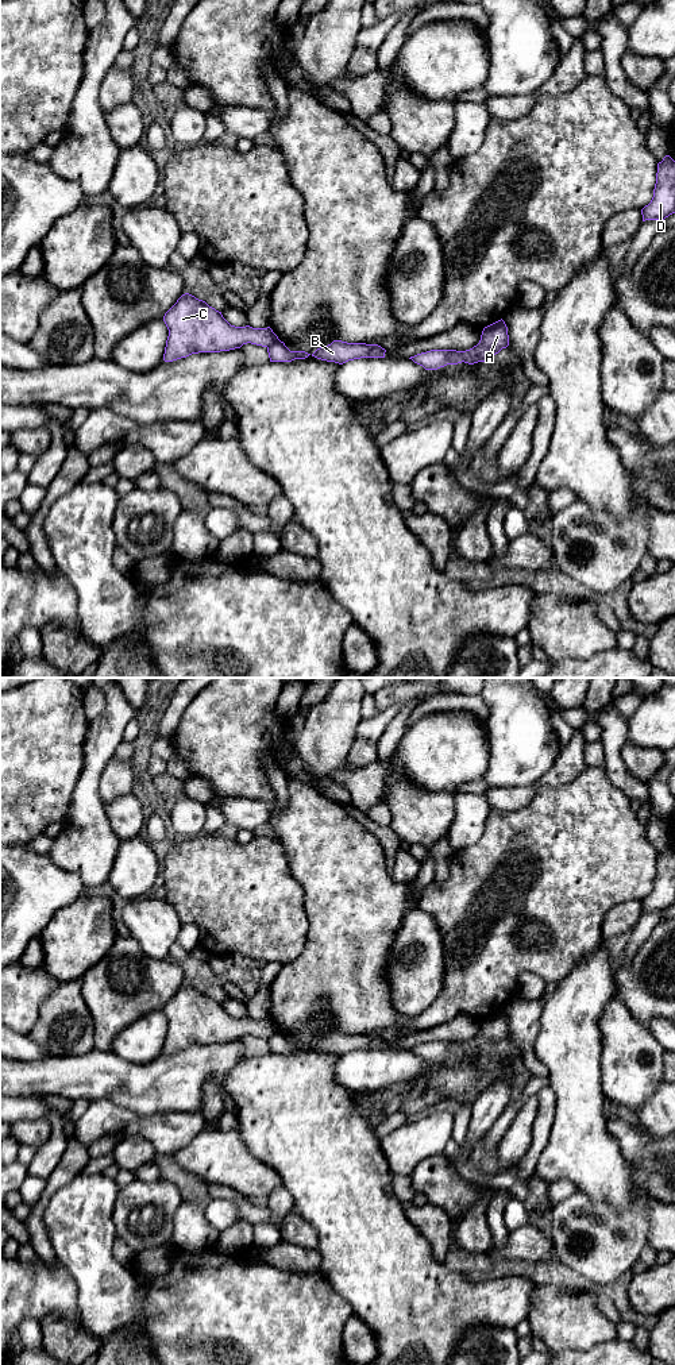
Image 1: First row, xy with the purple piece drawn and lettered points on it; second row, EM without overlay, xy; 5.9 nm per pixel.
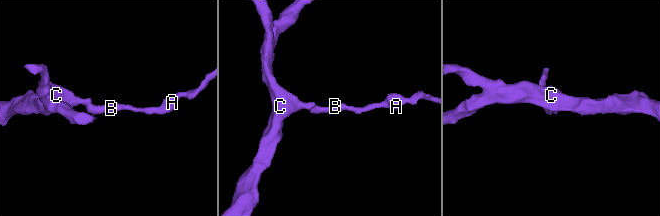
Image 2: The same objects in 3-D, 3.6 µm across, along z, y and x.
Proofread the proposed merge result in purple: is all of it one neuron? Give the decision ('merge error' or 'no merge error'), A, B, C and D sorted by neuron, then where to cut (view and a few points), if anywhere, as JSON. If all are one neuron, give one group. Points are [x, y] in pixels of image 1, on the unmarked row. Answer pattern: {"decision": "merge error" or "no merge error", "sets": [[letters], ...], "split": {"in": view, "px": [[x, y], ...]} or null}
{"decision": "merge error", "sets": [["A", "B", "D"], ["C"]], "split": {"in": "xy", "px": [[278, 1030], [267, 1038]]}}

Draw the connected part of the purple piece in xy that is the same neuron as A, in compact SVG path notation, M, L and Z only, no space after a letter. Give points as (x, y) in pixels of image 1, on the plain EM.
M501 1010L483 1019L481 1032L477 1037L466 1042L456 1041L431 1041L427 1044L410 1048L414 1054L423 1057L425 1061L437 1061L447 1056L478 1053L490 1053L494 1046L509 1037L508 1018Z

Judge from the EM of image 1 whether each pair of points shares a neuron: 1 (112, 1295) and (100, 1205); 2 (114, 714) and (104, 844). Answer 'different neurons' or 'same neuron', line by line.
1: same neuron
2: same neuron

